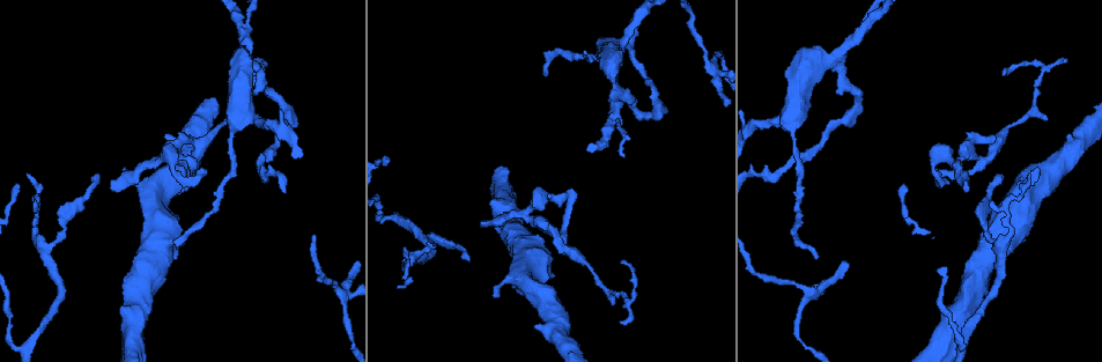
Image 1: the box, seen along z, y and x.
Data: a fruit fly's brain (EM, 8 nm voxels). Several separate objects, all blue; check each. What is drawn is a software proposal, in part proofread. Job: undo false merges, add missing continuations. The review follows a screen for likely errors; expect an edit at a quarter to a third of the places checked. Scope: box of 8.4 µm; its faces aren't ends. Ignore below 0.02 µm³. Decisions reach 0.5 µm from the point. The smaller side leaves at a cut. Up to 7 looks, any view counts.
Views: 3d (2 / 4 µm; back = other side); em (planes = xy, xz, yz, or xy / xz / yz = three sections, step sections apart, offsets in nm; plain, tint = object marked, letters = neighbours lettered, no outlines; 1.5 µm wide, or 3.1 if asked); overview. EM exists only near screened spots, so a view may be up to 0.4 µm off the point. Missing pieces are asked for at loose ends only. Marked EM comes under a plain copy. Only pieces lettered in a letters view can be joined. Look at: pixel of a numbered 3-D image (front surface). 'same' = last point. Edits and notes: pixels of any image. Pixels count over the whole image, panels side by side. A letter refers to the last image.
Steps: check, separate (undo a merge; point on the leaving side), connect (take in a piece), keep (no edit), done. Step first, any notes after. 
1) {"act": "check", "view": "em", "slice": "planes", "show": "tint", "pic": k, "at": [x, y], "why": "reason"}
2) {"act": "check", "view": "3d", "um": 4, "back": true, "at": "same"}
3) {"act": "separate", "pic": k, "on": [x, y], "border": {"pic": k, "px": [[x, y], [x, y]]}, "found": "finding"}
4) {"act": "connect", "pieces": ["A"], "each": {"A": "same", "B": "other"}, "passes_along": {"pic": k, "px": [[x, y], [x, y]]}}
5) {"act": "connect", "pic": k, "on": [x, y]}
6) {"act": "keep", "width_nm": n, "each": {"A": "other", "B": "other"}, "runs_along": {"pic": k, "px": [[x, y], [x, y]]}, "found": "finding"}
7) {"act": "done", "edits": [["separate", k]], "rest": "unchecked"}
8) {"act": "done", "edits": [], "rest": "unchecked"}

{"act": "check", "view": "em", "slice": "xy", "step": 4, "show": "letters", "pic": 1, "at": [967, 186], "why": "an open end"}

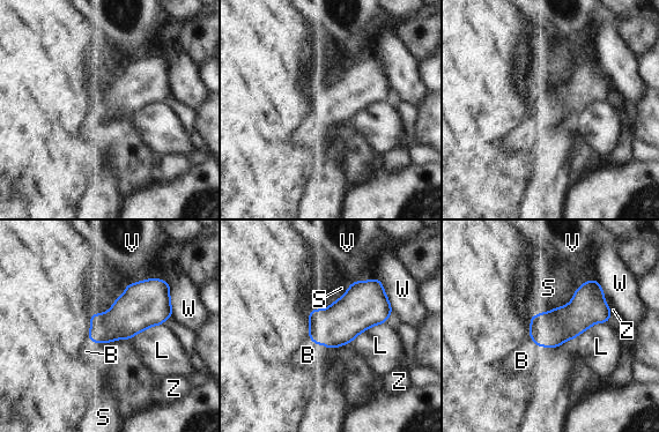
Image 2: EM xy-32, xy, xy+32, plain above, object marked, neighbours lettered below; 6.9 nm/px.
{"act": "connect", "pieces": ["B"], "each": {"B": "same", "L": "other", "S": "other", "V": "other", "W": "other", "Z": "other"}, "passes_along": {"pic": 2, "px": [[552, 329], [538, 347], [521, 360]]}, "found": "it goes on there"}

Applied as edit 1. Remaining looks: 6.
{"act": "check", "view": "overview", "why": "redraw"}

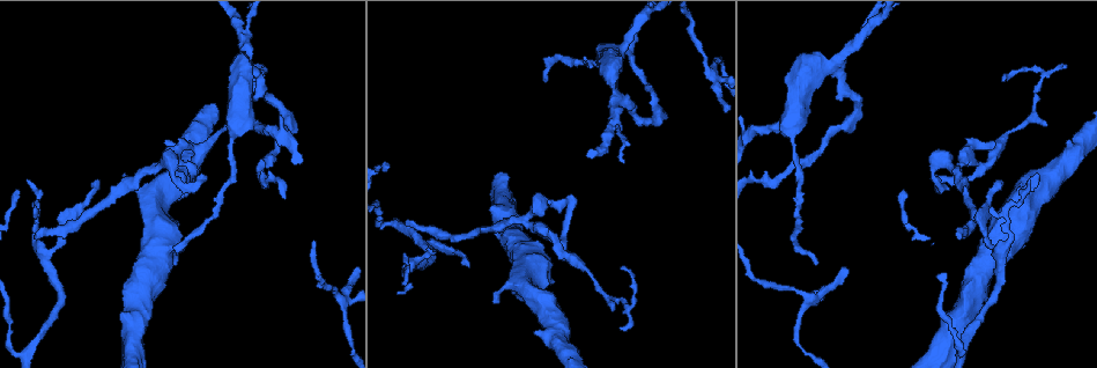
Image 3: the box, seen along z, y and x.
{"act": "check", "view": "em", "slice": "planes", "show": "letters", "pic": 3, "at": [405, 222], "why": "an open end"}

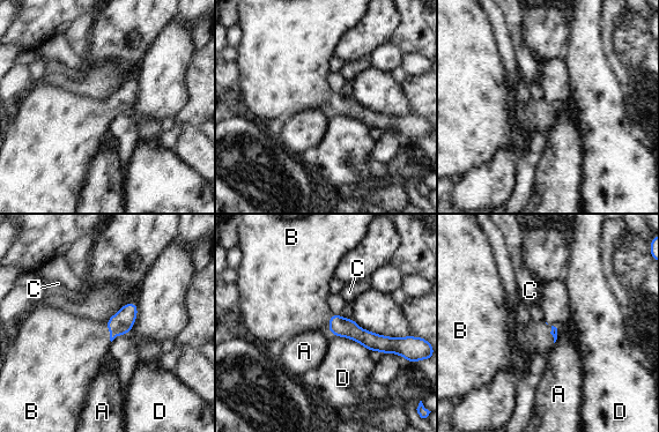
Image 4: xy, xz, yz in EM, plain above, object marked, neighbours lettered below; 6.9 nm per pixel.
{"act": "connect", "pieces": ["B"], "each": {"A": "other", "B": "same", "C": "other", "D": "other"}, "found": "it goes on there"}

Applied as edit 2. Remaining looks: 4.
{"act": "check", "view": "em", "slice": "xy", "step": 8, "show": "tint", "pic": 3, "at": [1046, 124], "why": "an open end"}

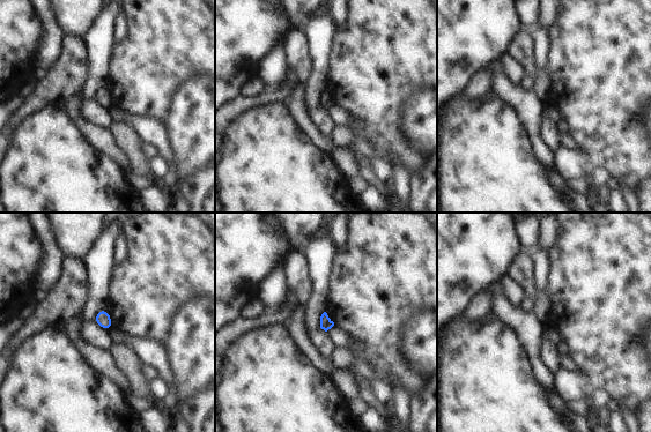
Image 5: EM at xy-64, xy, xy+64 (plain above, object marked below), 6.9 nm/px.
{"act": "check", "view": "em", "slice": "planes", "show": "letters", "at": "same", "why": "another direction"}

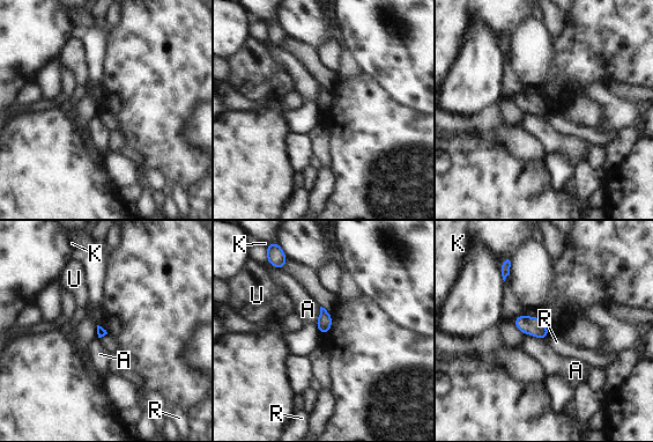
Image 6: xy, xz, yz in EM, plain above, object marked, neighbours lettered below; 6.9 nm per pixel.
{"act": "keep", "each": {"A": "other", "K": "other", "R": "other", "U": "other"}, "border": {"pic": 6, "px": [[106, 333], [99, 338]]}, "found": "none of them fits"}

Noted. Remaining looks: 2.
{"act": "done", "edits": [["connect", 2], ["connect", 4]], "rest": "unchecked"}

